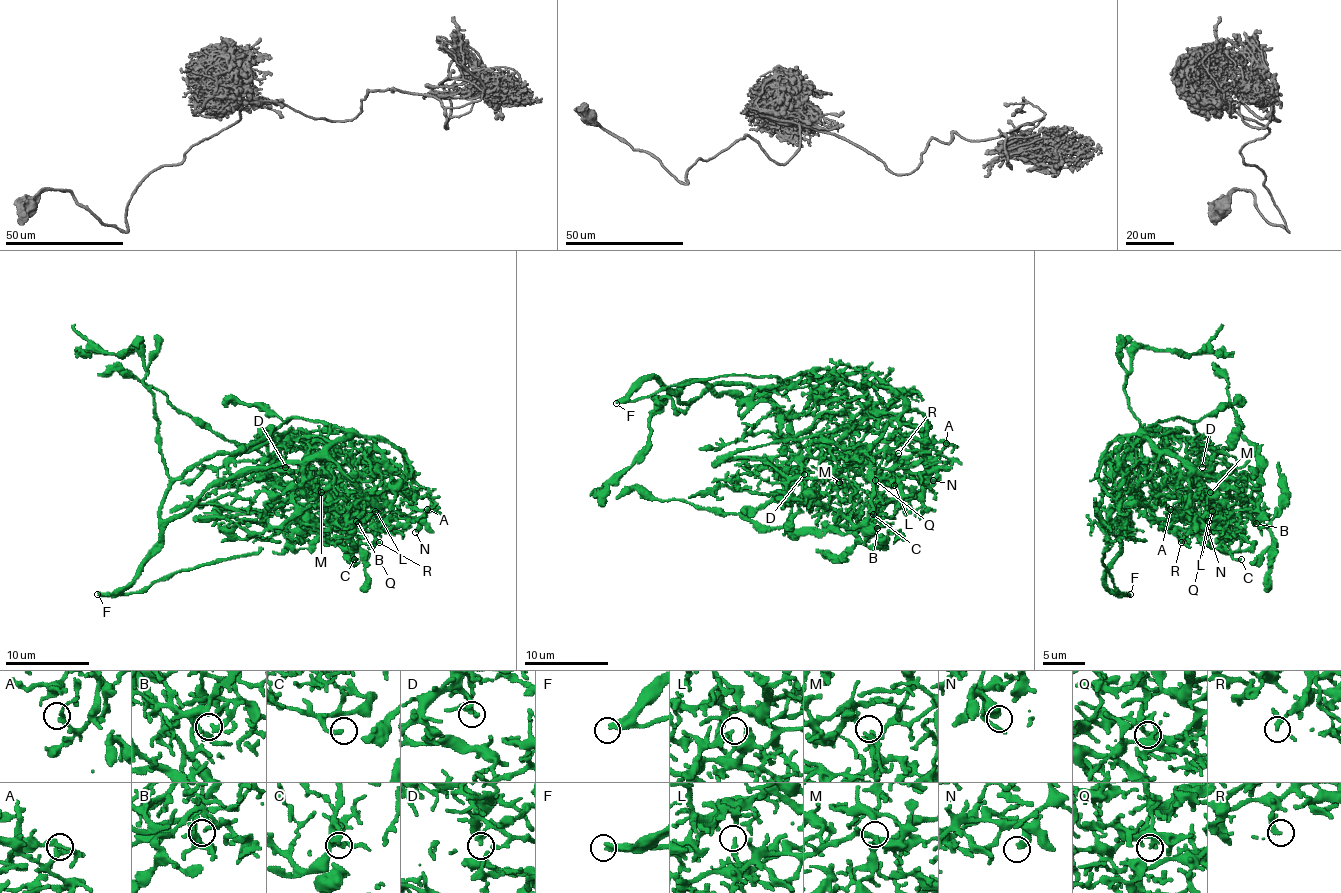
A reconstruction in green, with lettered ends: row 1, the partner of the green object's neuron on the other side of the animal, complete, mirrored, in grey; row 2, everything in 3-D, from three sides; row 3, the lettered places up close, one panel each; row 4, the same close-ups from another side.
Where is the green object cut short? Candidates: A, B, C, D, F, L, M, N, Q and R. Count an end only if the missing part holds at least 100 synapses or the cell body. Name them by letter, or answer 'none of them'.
F

